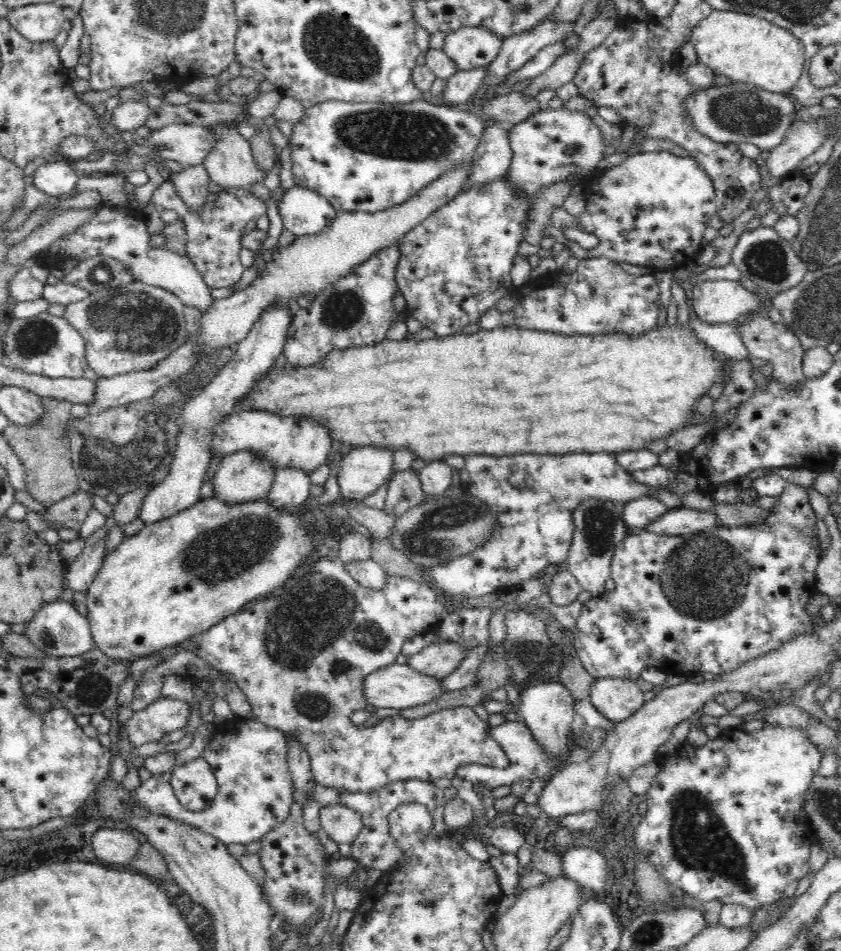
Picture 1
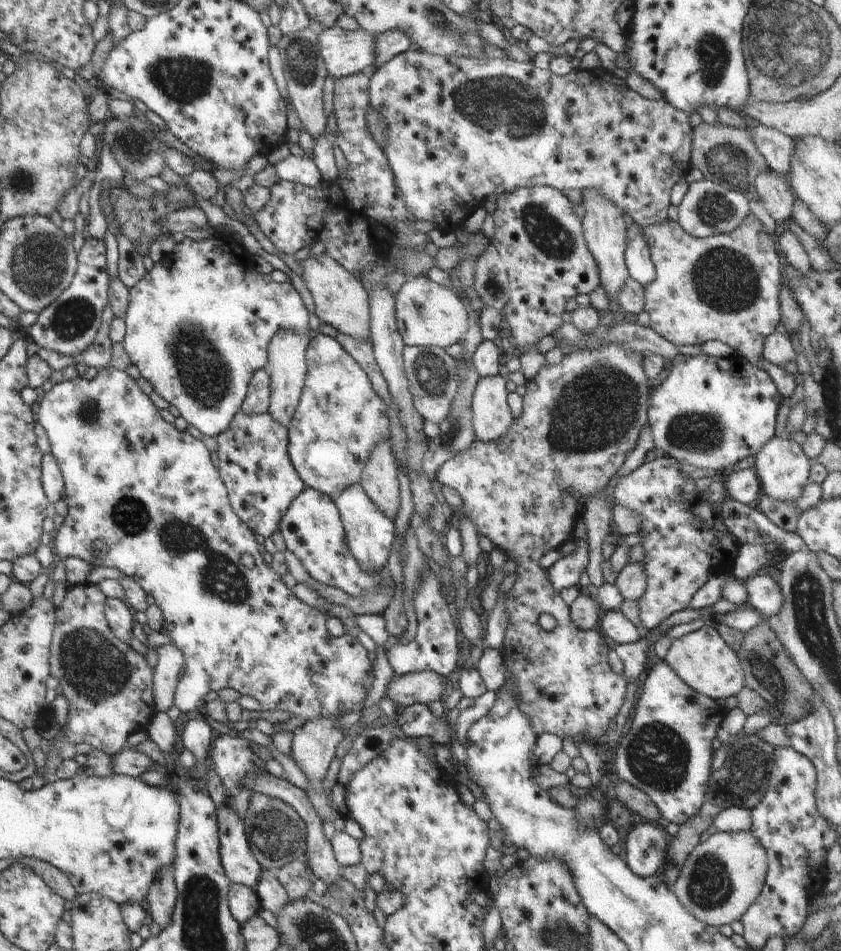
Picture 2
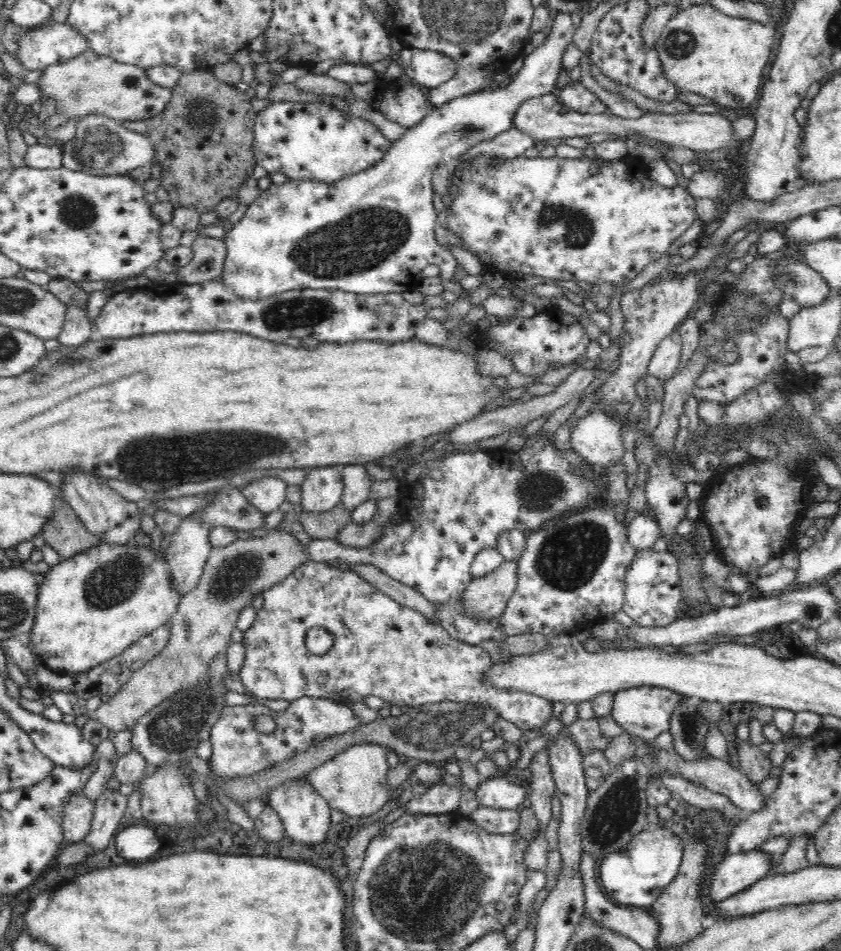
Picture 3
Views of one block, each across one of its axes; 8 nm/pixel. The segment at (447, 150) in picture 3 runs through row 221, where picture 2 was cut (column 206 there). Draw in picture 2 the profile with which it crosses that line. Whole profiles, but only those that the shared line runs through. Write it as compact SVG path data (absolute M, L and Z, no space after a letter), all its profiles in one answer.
M211 234L202 240L192 240L184 238L180 241L170 254L164 256L164 260L156 262L151 270L146 271L143 279L141 279L133 287L129 288L129 303L127 306L126 316L126 334L122 346L126 354L130 357L131 364L138 368L141 377L144 377L154 387L154 392L166 402L176 407L180 412L180 416L195 426L205 436L218 436L228 428L234 415L240 411L240 407L246 398L247 388L250 384L250 379L256 370L268 367L267 348L270 344L272 336L278 330L286 328L290 332L298 332L302 336L302 332L308 332L310 325L310 315L308 310L302 303L302 298L294 289L292 283L288 281L277 283L275 281L265 282L260 272L256 270L255 257L250 255L239 256L229 248L229 239L218 234Z

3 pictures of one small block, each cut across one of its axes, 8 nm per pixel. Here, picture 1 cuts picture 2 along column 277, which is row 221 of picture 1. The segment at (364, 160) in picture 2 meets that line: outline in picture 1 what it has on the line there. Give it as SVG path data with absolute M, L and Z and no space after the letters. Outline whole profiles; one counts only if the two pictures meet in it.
M168 179L154 192L152 203L174 209L184 221L187 234L187 256L202 275L208 288L231 287L240 280L245 270L240 263L240 254L244 251L242 248L244 226L249 220L258 219L266 214L267 206L264 200L246 189L232 188L217 193L200 212L195 212L186 206L176 191L175 185Z

